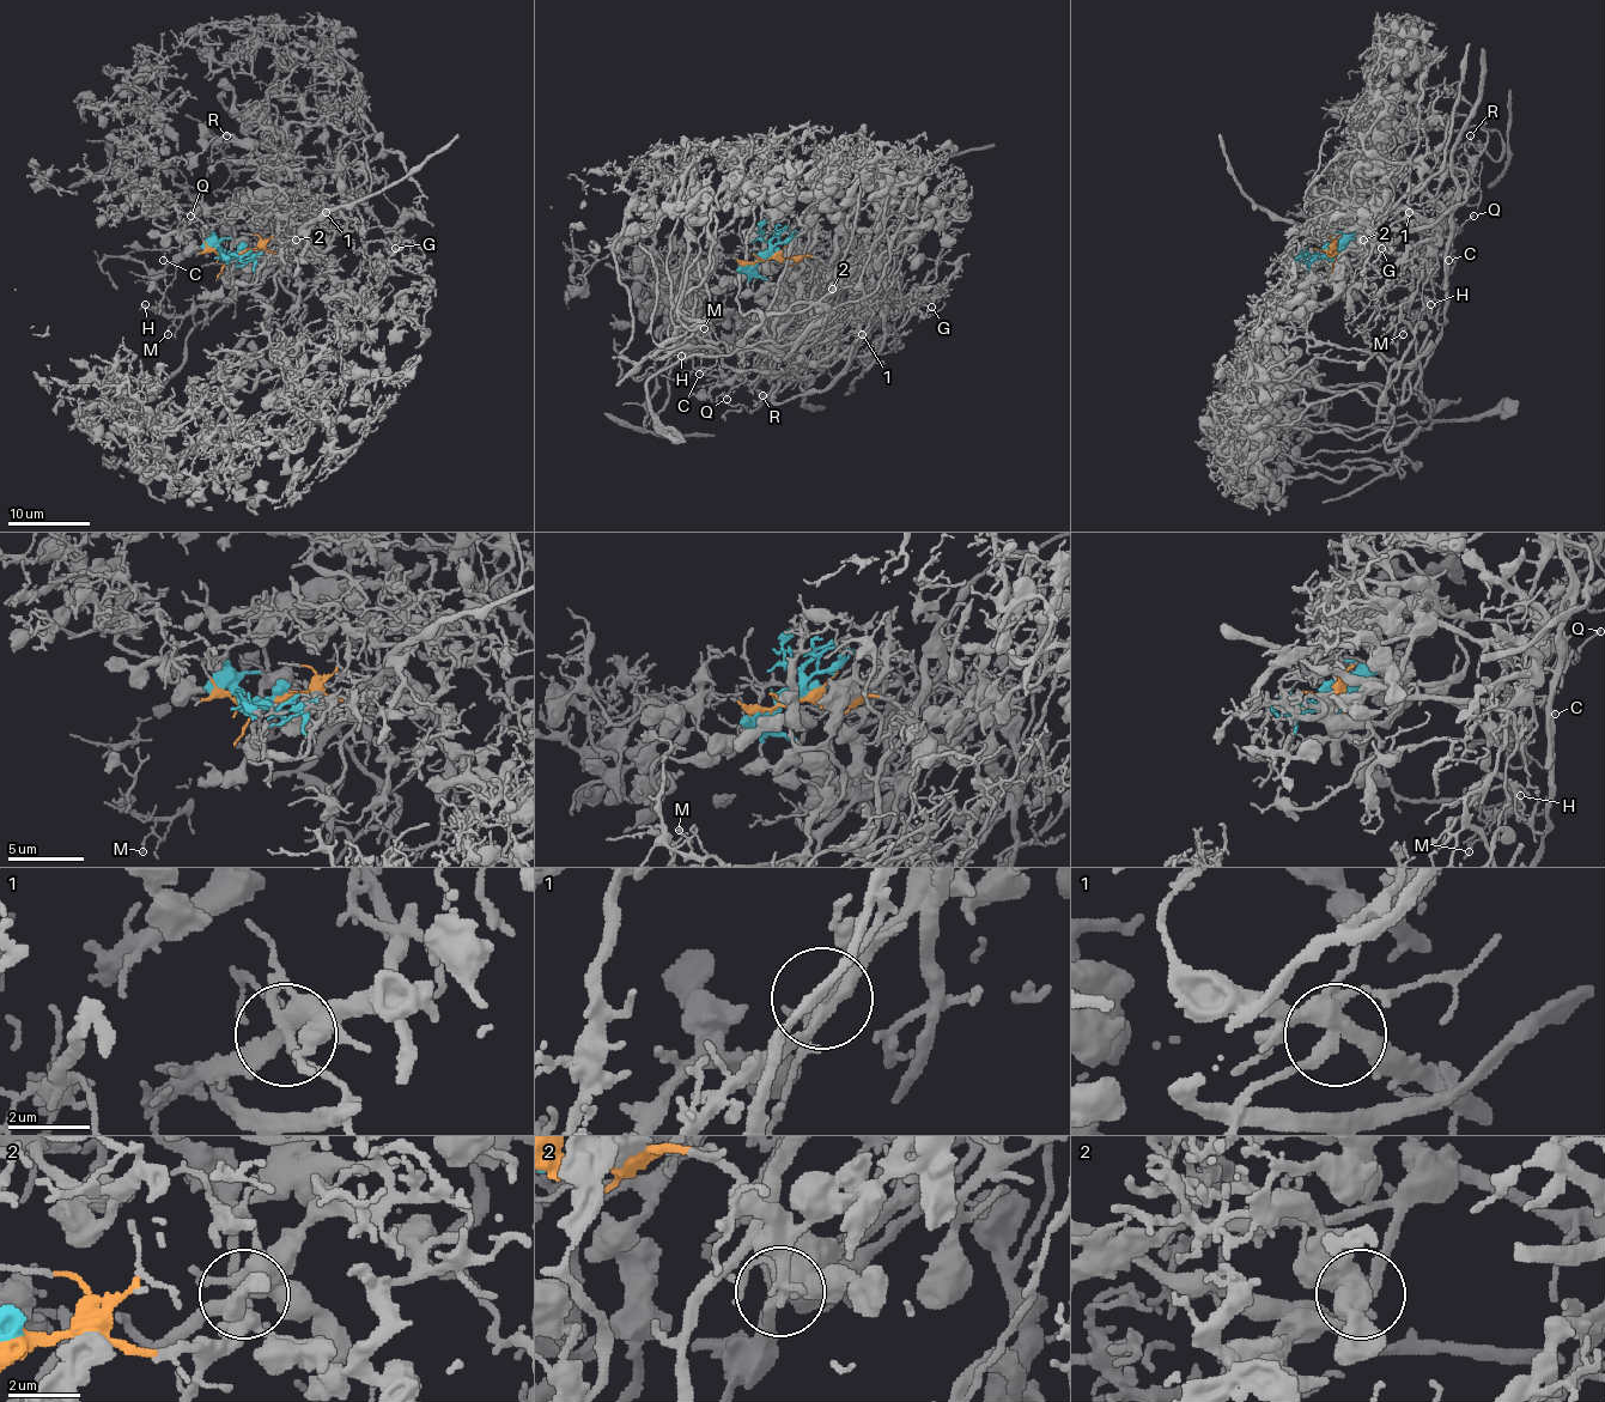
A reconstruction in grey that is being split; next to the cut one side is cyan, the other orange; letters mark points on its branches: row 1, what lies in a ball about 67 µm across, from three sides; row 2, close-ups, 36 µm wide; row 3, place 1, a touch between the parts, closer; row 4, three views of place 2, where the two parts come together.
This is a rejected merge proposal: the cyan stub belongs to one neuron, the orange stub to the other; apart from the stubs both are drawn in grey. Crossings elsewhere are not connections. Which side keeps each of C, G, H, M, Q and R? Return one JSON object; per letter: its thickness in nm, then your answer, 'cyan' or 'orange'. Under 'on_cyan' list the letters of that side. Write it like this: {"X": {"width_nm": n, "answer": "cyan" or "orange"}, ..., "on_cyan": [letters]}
{"C": {"width_nm": 190, "answer": "orange"}, "G": {"width_nm": 150, "answer": "orange"}, "H": {"width_nm": 130, "answer": "orange"}, "M": {"width_nm": 160, "answer": "orange"}, "Q": {"width_nm": 100, "answer": "orange"}, "R": {"width_nm": 60, "answer": "orange"}, "on_cyan": []}

